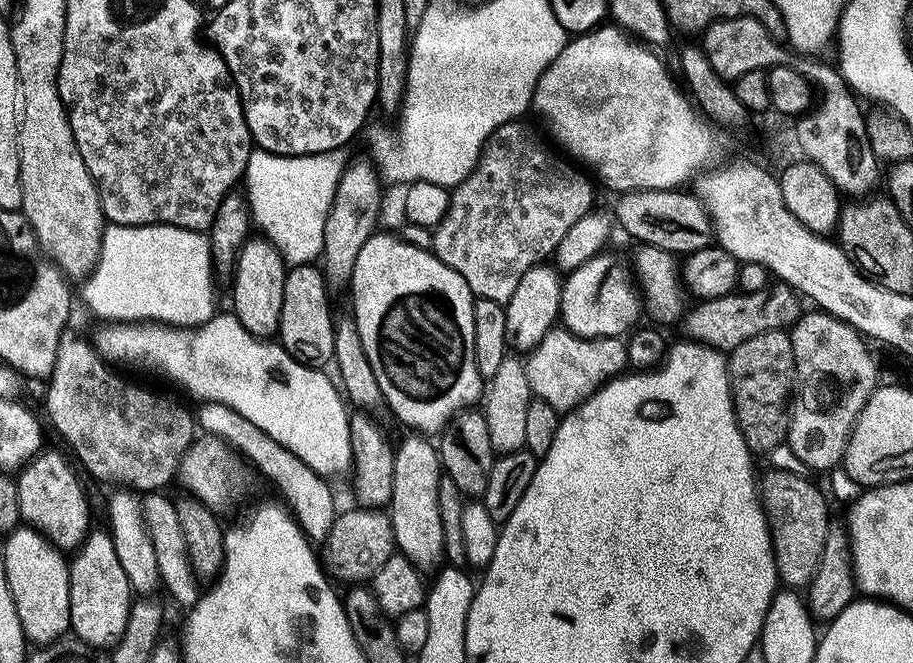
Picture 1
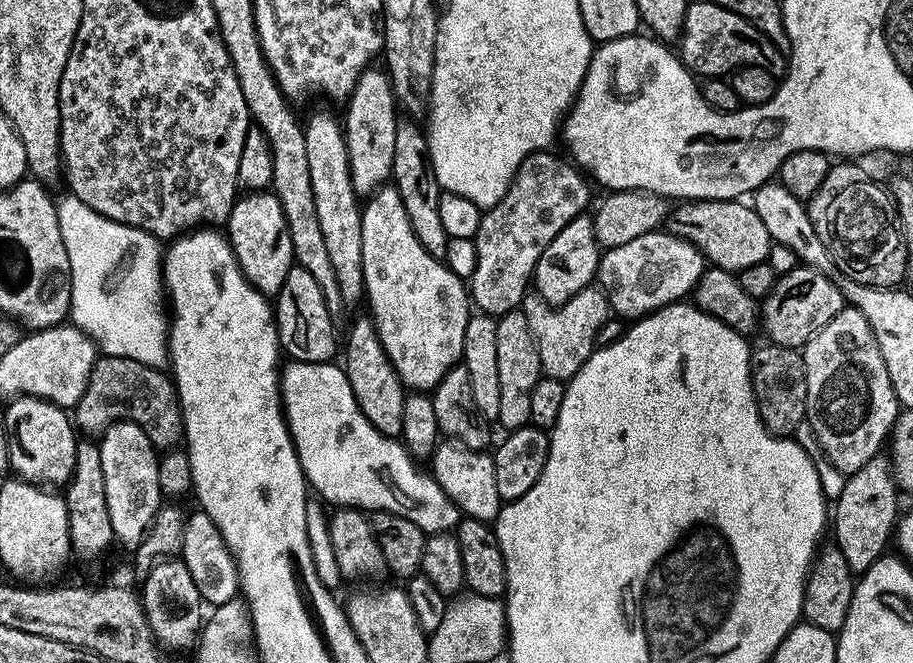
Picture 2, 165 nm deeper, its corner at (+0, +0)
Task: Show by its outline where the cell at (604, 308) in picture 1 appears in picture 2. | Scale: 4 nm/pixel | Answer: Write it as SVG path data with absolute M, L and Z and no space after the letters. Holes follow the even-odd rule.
M657 230L650 234L642 234L642 238L634 238L622 246L607 249L600 257L600 271L598 273L599 287L608 294L611 311L620 318L639 318L650 312L665 308L668 304L683 301L684 296L695 289L696 283L704 273L706 259L704 253L691 242L678 237L671 230Z

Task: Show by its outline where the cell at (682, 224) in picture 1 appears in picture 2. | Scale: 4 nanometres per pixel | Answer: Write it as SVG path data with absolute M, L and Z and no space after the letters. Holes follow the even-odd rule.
M697 200L681 203L673 209L670 230L676 236L691 242L717 268L739 272L747 266L765 263L772 245L769 231L755 207L744 203L746 202L742 200Z

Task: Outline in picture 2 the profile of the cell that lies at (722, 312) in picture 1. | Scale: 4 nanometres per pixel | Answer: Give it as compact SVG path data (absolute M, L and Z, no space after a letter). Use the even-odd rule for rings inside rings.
M798 266L787 274L777 279L772 291L763 297L760 304L759 327L769 341L773 344L781 344L787 348L803 349L804 343L830 318L834 318L846 306L844 294L837 281L831 280L826 274L822 274L816 268Z

